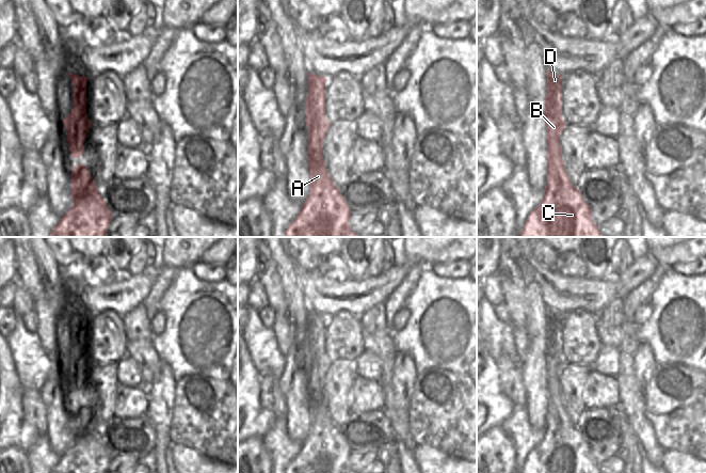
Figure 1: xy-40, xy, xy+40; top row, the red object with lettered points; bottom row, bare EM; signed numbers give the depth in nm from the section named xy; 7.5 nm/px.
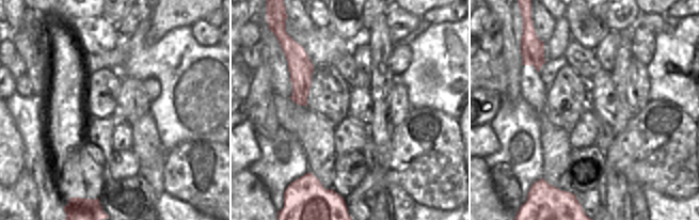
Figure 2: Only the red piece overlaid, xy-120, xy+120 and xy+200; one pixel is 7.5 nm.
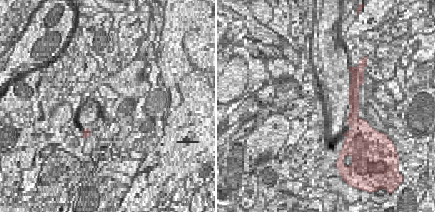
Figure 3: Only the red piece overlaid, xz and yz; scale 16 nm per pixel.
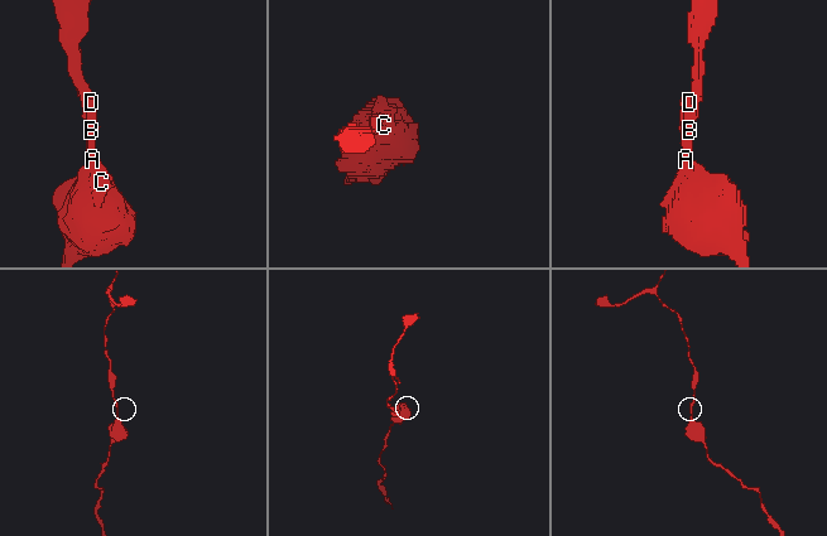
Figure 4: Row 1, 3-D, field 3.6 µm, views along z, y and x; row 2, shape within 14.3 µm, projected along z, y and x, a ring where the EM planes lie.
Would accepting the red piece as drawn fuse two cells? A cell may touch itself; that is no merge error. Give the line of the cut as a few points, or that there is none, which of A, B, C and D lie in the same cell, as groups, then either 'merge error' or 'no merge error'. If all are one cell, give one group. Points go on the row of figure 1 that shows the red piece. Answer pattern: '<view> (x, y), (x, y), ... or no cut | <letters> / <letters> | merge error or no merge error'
no cut | A B C D | no merge error

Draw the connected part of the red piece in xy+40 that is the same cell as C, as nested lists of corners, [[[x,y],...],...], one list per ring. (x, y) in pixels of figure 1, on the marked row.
[[[547,69],[547,95],[545,97],[545,125],[547,127],[547,185],[545,187],[545,195],[541,204],[533,209],[524,230],[517,237],[605,237],[598,230],[598,226],[592,219],[592,209],[583,200],[580,191],[571,183],[562,159],[562,148],[560,146],[560,136],[567,125],[562,119],[562,76],[552,75]]]

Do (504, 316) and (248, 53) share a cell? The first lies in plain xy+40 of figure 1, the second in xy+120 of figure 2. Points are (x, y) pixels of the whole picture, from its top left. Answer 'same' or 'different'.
same

